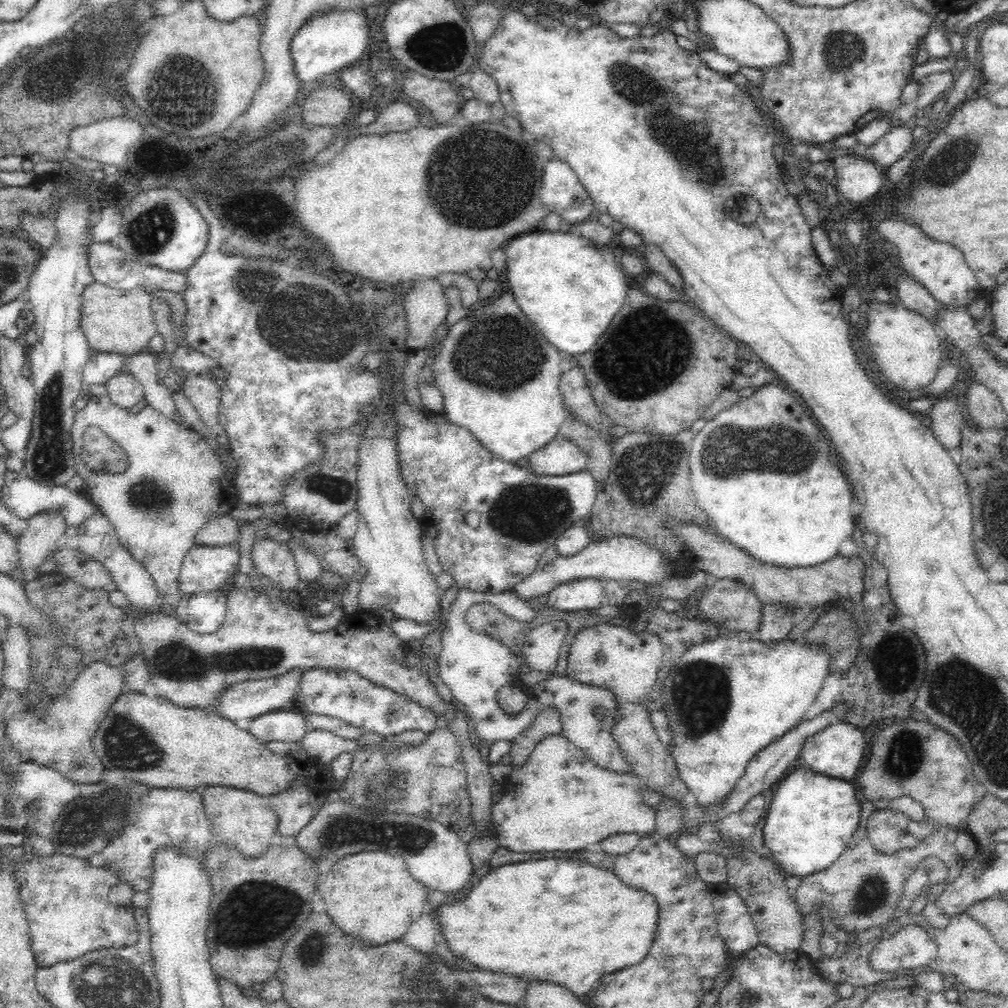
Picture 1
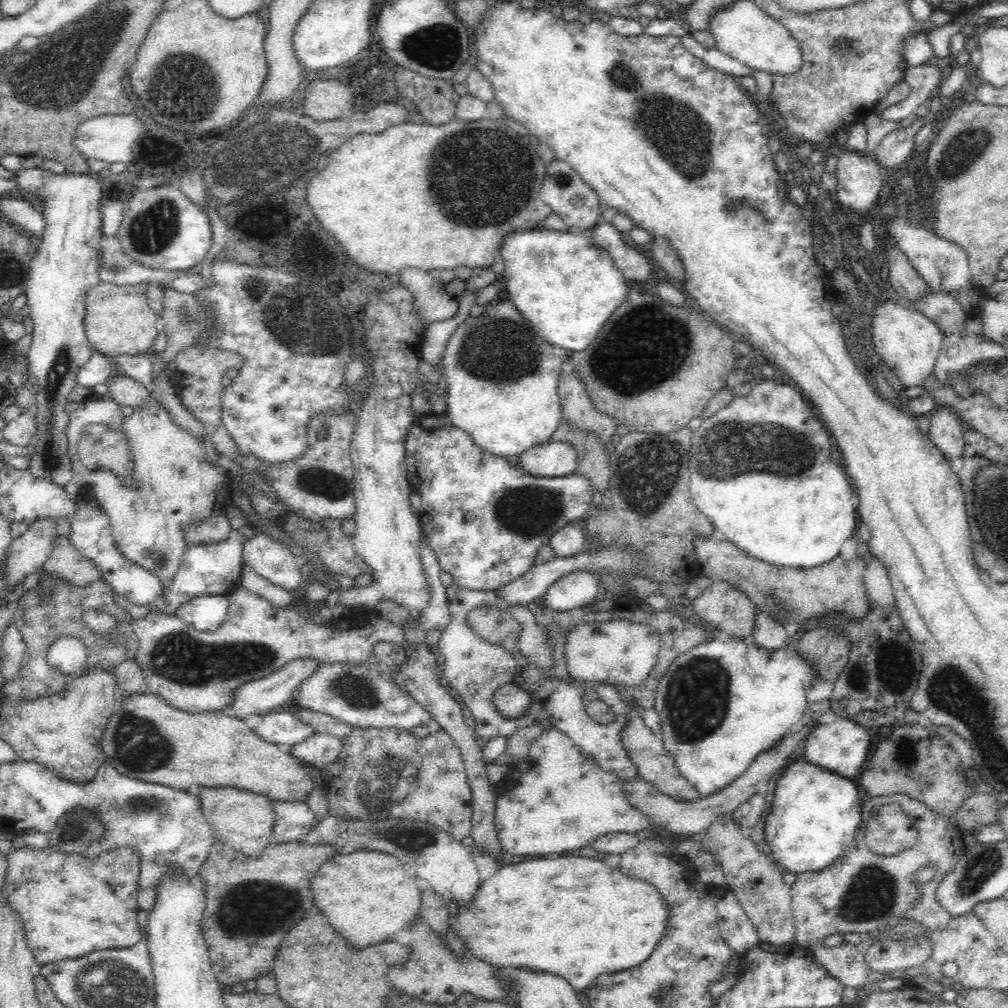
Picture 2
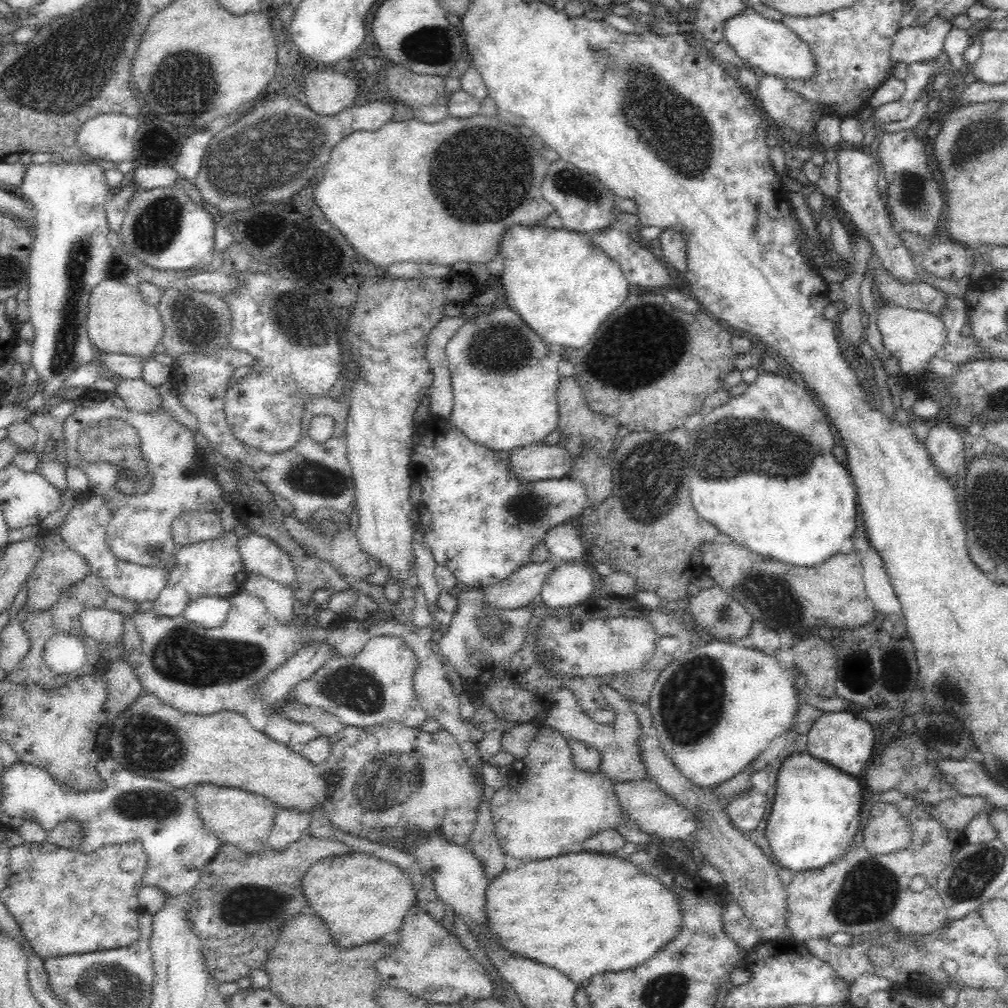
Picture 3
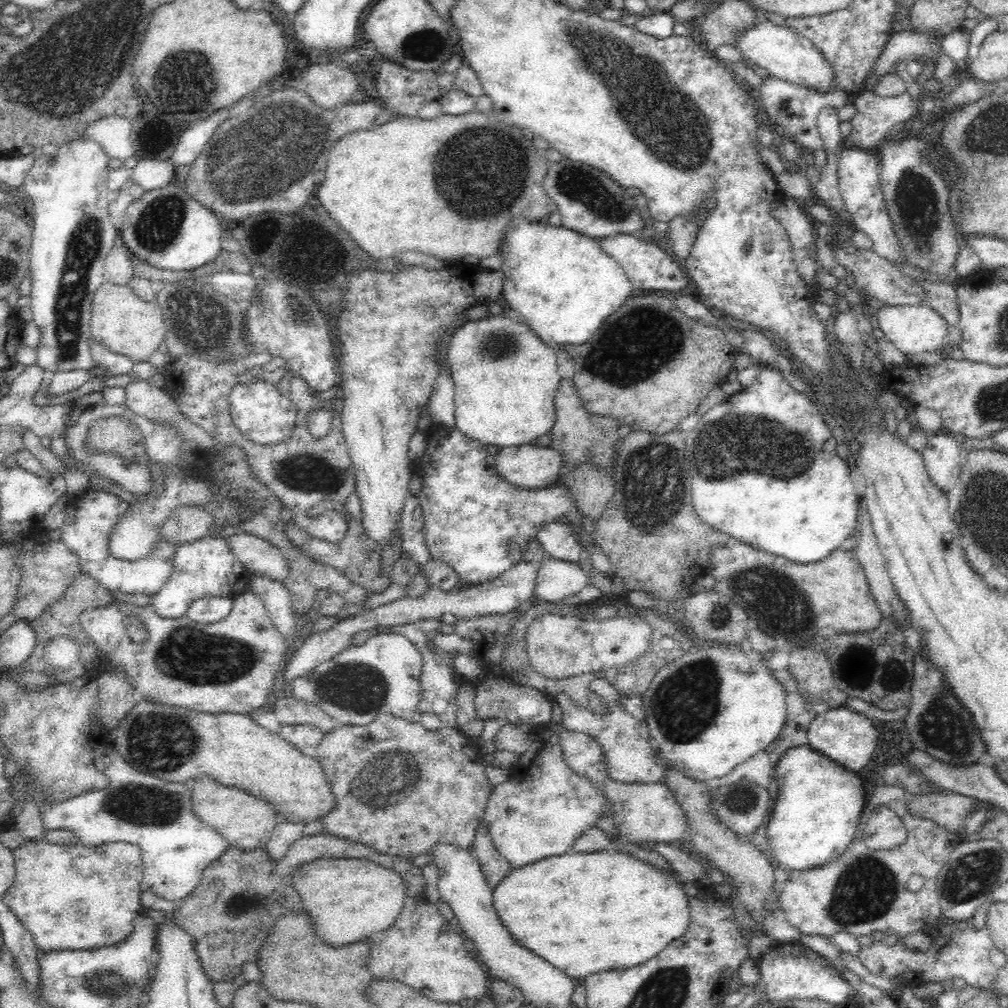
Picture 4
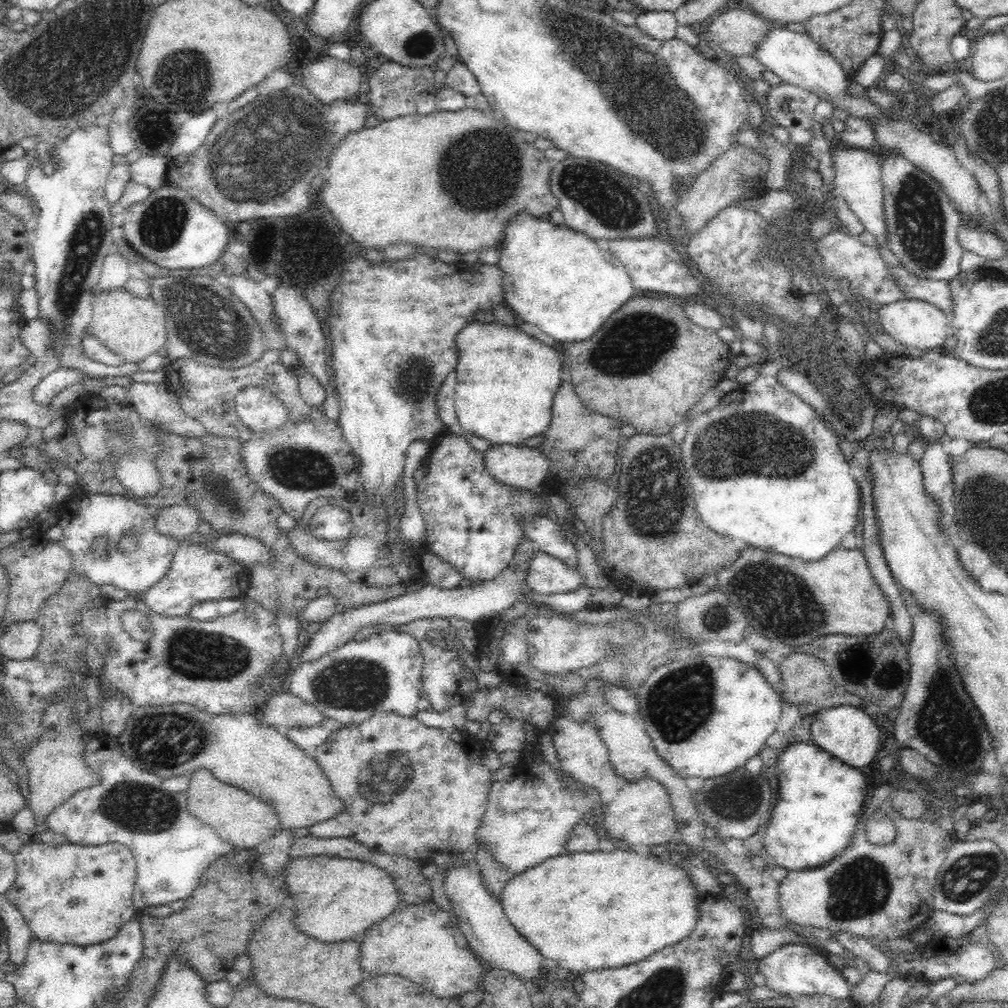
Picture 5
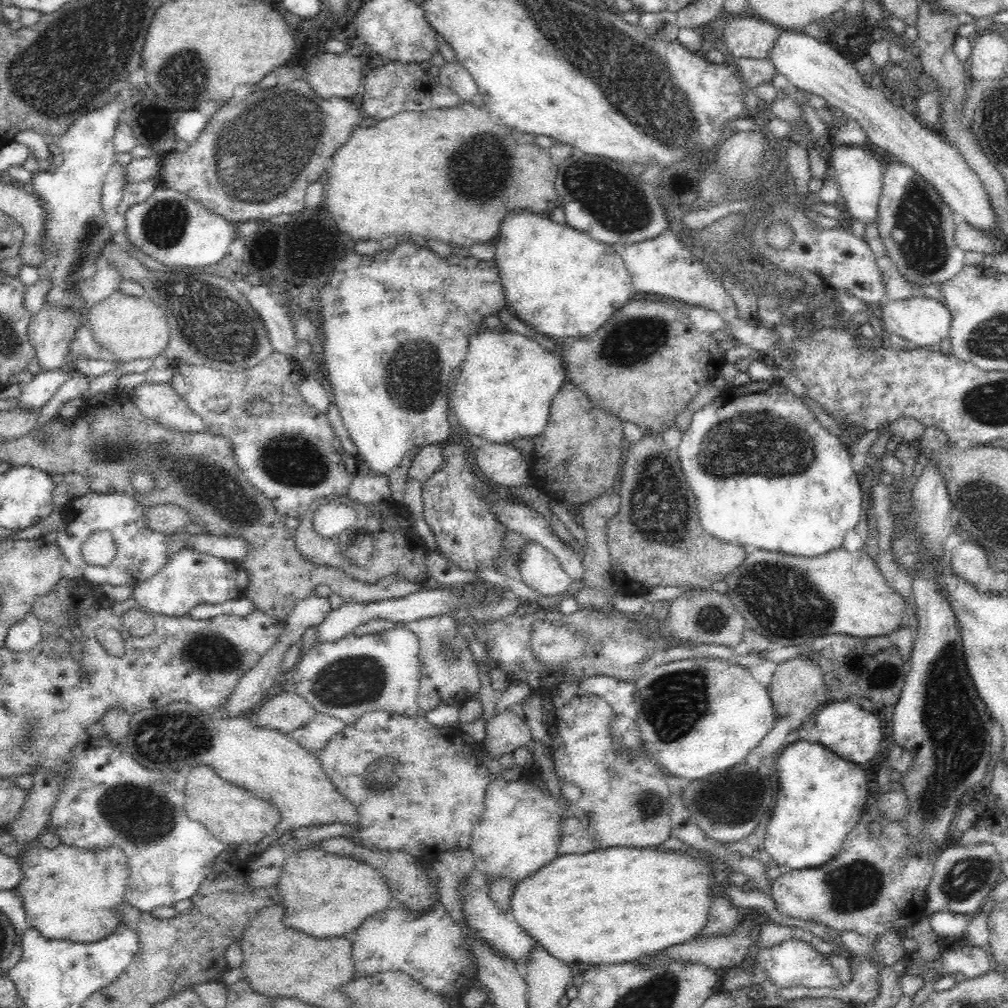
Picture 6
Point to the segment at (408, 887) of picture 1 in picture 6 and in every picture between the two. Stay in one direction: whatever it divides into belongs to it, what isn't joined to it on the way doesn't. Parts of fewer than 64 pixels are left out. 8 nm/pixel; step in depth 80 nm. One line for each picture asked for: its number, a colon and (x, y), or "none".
2: (367, 896)
3: (361, 897)
4: (348, 899)
5: (336, 899)
6: (325, 895)

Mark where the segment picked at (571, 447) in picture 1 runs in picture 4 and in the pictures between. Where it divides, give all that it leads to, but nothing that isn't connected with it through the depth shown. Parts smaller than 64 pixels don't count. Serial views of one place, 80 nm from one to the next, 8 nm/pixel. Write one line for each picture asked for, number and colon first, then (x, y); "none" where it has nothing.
2: (554, 458)
3: (538, 461)
4: (529, 466)

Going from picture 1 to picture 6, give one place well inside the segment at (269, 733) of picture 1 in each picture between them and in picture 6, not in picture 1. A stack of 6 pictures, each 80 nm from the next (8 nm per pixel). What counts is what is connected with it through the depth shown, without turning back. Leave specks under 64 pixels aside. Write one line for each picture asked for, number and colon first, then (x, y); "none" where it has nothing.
2: (280, 728)
3: (293, 734)
4: (306, 738)
5: (307, 738)
6: (312, 736)

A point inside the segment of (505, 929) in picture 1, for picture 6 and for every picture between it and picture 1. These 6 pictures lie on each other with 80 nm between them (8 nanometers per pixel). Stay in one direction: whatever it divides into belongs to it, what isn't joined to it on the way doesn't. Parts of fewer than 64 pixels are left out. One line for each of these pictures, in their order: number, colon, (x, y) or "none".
2: (574, 916)
3: (585, 913)
4: (585, 912)
5: (584, 911)
6: (612, 907)

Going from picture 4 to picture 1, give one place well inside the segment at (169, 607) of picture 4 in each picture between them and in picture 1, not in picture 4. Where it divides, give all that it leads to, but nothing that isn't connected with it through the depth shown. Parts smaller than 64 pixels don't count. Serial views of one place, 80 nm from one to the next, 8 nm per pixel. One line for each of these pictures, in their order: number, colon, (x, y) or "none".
1: (204, 568)
2: (215, 568)
3: (213, 567)

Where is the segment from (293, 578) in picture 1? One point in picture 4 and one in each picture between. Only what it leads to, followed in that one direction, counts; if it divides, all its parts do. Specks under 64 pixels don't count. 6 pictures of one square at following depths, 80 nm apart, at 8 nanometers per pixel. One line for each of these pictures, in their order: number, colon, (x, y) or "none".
2: (271, 559)
3: (260, 554)
4: (258, 556)

